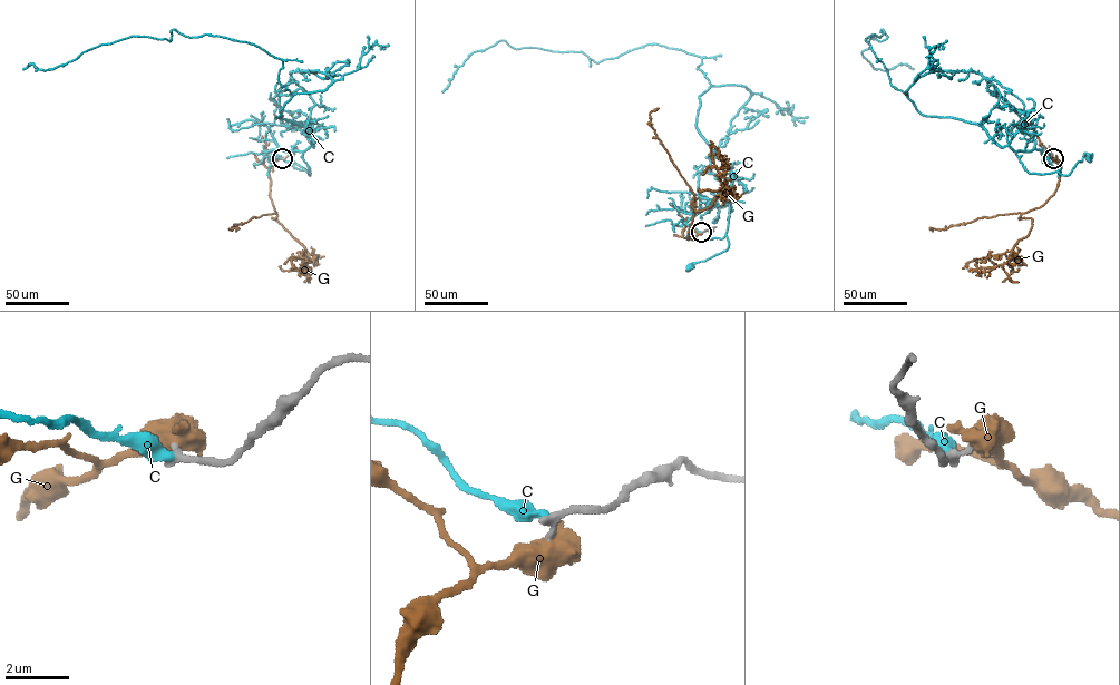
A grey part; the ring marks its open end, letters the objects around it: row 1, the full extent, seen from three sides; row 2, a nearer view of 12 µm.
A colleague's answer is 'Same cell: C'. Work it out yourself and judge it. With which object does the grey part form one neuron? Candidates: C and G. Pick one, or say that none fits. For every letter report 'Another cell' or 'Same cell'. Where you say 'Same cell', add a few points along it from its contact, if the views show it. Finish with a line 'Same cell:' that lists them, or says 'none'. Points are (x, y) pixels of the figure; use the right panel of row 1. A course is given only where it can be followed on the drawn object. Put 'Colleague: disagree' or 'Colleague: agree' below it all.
C: Same cell. Its course: (1053, 158), (1034, 148), (1016, 153), (1029, 173), (1068, 175), (1086, 154), (1089, 156)
G: Another cell
Same cell: C
Colleague: agree

